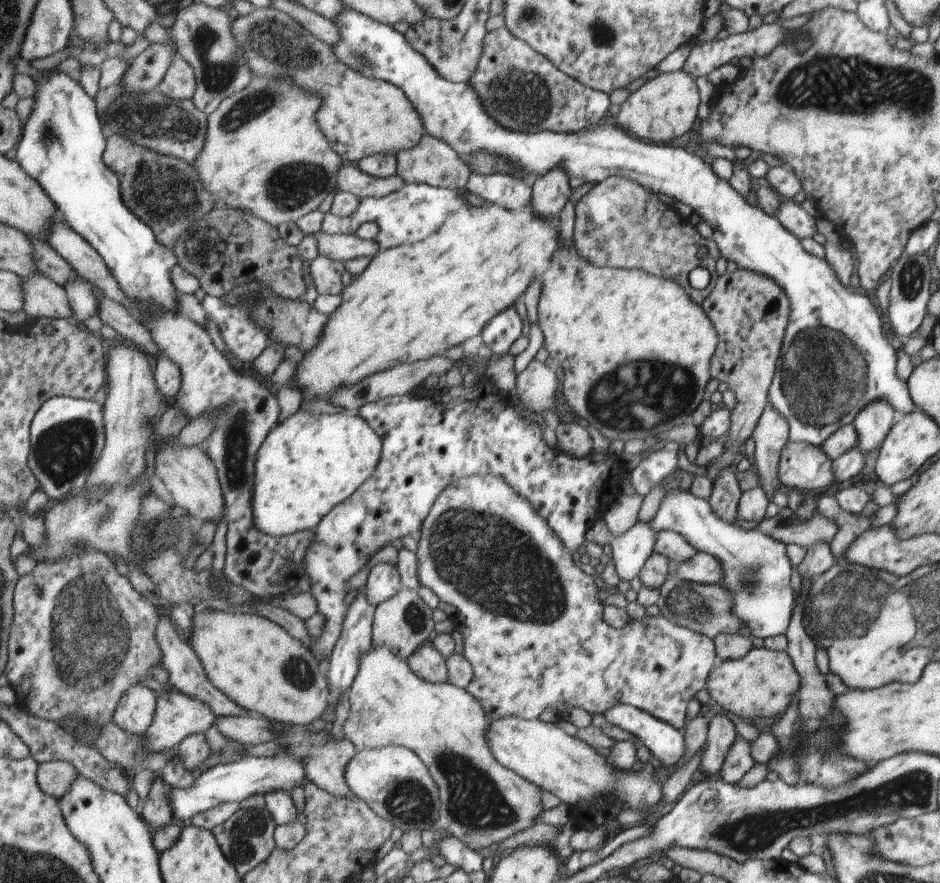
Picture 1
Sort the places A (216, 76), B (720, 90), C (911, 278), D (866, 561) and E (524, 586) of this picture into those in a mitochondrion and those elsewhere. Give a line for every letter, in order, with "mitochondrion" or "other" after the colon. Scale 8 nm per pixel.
A: mitochondrion
B: other
C: mitochondrion
D: mitochondrion
E: mitochondrion

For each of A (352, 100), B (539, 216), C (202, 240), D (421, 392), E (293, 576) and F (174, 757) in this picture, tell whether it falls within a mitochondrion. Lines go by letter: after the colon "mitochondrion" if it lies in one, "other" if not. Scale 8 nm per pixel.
A: other
B: other
C: mitochondrion
D: other
E: other
F: other

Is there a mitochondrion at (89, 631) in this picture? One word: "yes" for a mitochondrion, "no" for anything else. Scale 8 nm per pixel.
yes

